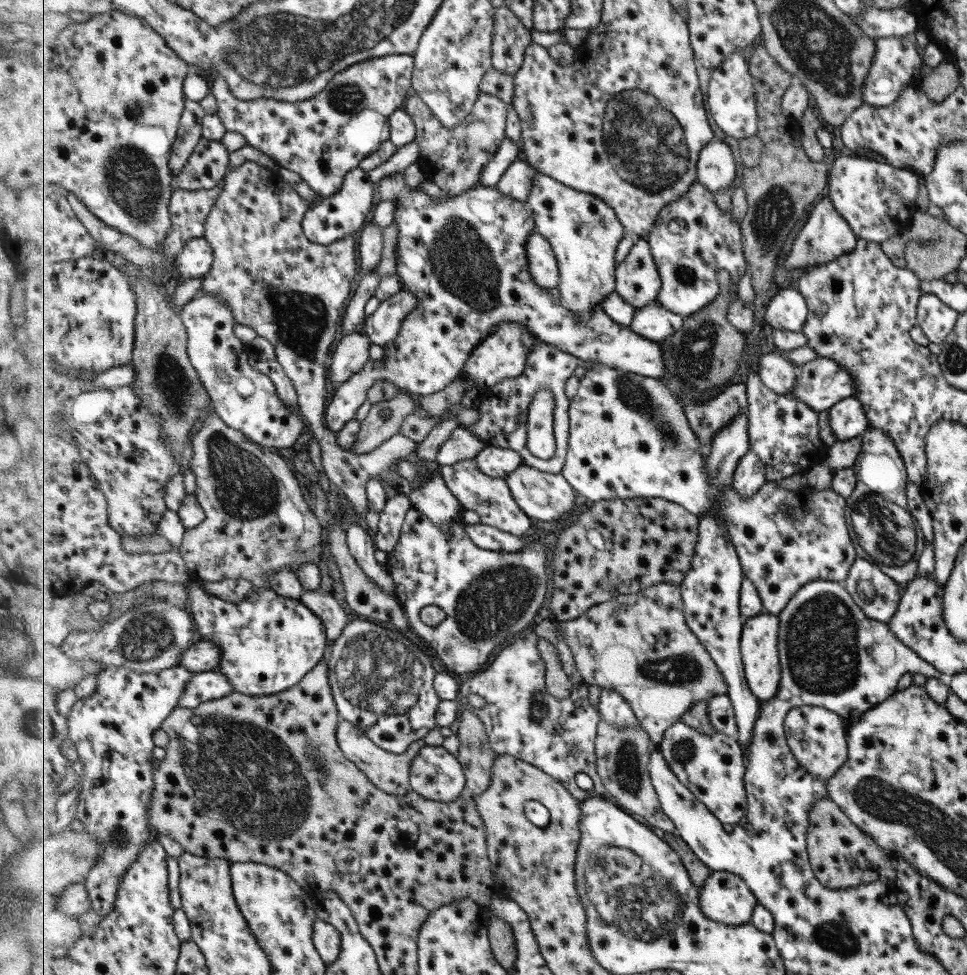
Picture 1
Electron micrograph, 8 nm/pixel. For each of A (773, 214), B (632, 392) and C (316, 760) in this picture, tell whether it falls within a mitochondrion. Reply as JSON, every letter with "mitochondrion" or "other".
{"A":"mitochondrion","B":"mitochondrion","C":"mitochondrion"}

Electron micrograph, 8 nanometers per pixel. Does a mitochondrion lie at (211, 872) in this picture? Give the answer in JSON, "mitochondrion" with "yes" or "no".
{"mitochondrion":"no"}

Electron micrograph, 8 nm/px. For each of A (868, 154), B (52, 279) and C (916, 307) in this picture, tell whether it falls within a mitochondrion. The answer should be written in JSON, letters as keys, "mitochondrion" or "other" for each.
{"A":"other","B":"other","C":"other"}

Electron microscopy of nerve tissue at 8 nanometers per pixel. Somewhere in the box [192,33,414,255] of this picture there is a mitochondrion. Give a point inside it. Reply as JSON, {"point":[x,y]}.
{"point":[345,99]}

